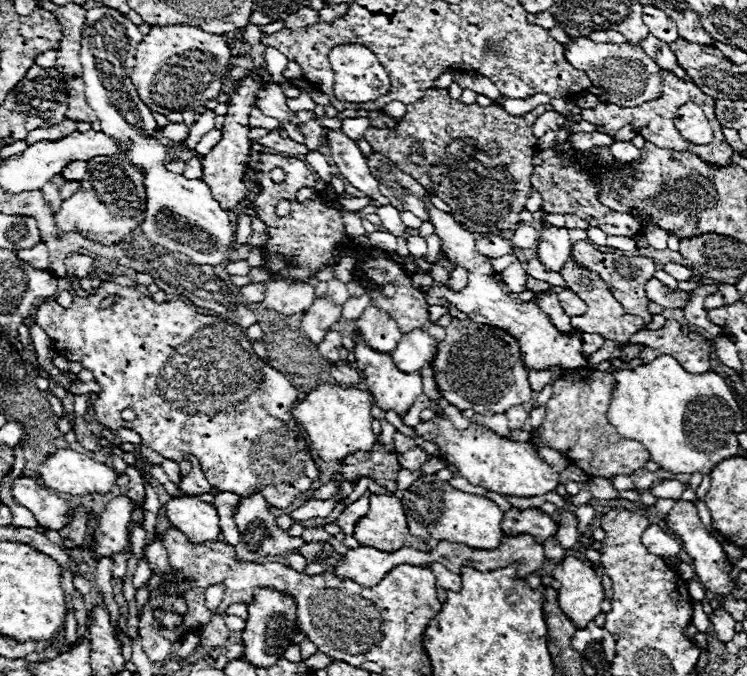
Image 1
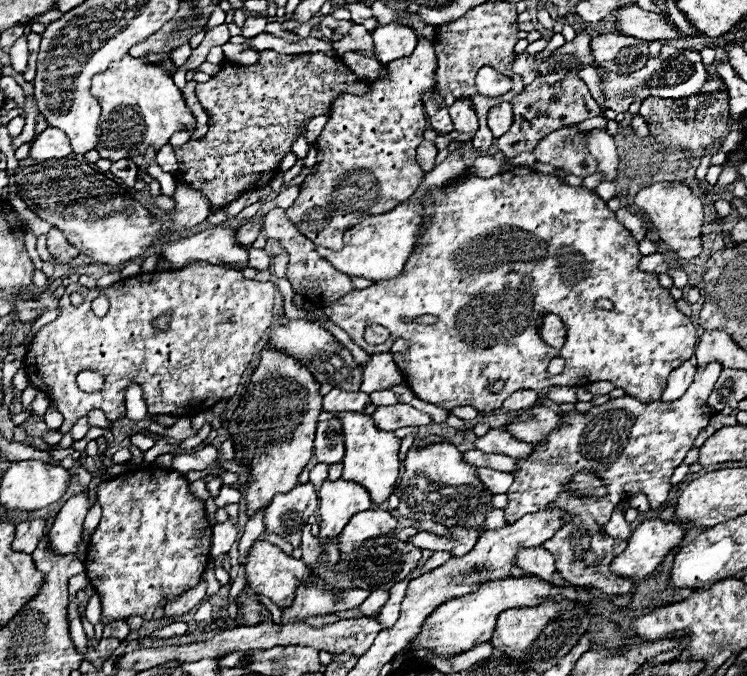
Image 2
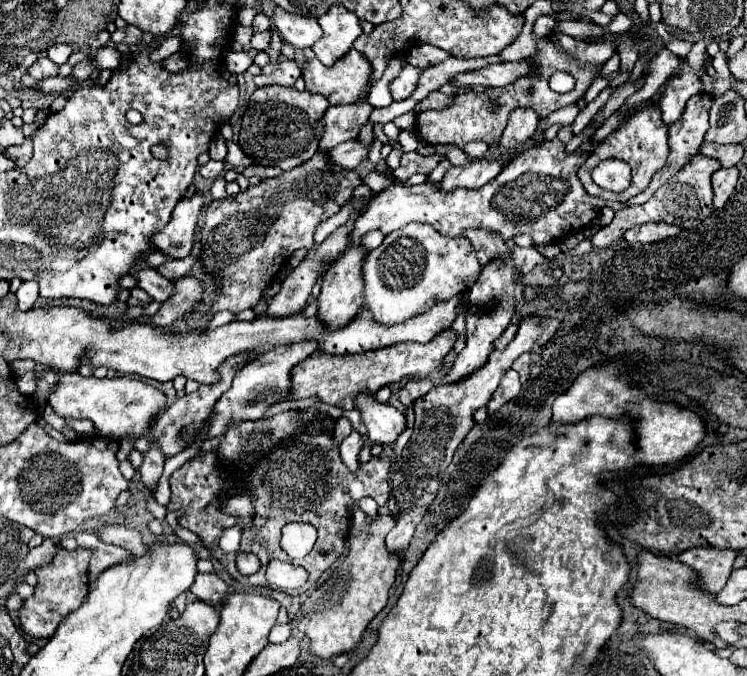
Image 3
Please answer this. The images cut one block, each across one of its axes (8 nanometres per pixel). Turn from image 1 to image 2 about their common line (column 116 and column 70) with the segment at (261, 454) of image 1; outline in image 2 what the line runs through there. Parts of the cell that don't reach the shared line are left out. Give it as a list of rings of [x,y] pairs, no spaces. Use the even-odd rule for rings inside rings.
[[[196,262],[196,264],[190,264],[188,268],[182,268],[182,270],[166,270],[166,272],[148,272],[148,274],[138,274],[138,276],[132,276],[132,278],[122,278],[120,282],[108,286],[108,288],[84,288],[80,284],[68,284],[66,286],[66,294],[62,296],[60,300],[60,314],[56,320],[52,320],[50,324],[42,326],[38,330],[38,334],[34,336],[34,340],[30,342],[28,346],[28,352],[24,356],[24,370],[28,374],[28,380],[32,382],[32,386],[36,386],[40,392],[46,392],[46,396],[50,398],[52,406],[64,414],[64,424],[58,428],[60,434],[68,434],[70,428],[76,424],[78,418],[86,416],[92,408],[98,408],[106,414],[108,420],[118,420],[118,418],[124,418],[124,412],[126,412],[126,388],[130,384],[138,384],[142,390],[144,390],[144,402],[148,406],[148,414],[150,416],[160,416],[160,414],[172,414],[172,416],[198,416],[206,410],[210,410],[214,404],[218,404],[220,400],[226,400],[230,396],[236,394],[236,388],[240,384],[240,378],[248,366],[248,362],[252,360],[252,354],[254,354],[254,346],[256,342],[268,332],[268,328],[272,326],[272,318],[274,318],[274,284],[272,282],[258,282],[258,280],[248,280],[242,276],[242,272],[238,270],[230,270],[230,268],[222,268],[222,266],[214,266],[214,264],[206,264],[206,262]],[[72,292],[80,292],[84,296],[84,302],[80,306],[72,306],[70,302],[70,294]],[[98,296],[106,296],[110,300],[110,310],[104,318],[96,318],[92,314],[92,300],[98,298]],[[166,312],[172,312],[172,322],[170,322],[170,330],[166,332],[158,332],[152,328],[152,322],[160,316],[160,314],[166,314]],[[82,370],[98,370],[100,374],[104,374],[104,386],[98,390],[98,392],[82,392],[78,386],[76,386],[76,376],[82,372]]]

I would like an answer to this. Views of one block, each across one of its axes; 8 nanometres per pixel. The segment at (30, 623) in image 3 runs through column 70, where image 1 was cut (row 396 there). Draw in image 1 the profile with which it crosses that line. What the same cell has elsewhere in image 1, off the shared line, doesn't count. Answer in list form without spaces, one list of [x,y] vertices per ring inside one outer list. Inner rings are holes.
[[[594,368],[566,370],[562,378],[554,382],[554,392],[546,402],[546,416],[538,428],[540,442],[558,450],[570,464],[582,468],[588,476],[612,478],[616,474],[630,476],[638,468],[644,468],[650,454],[634,440],[622,438],[606,418],[608,404],[612,400],[614,376]]]

